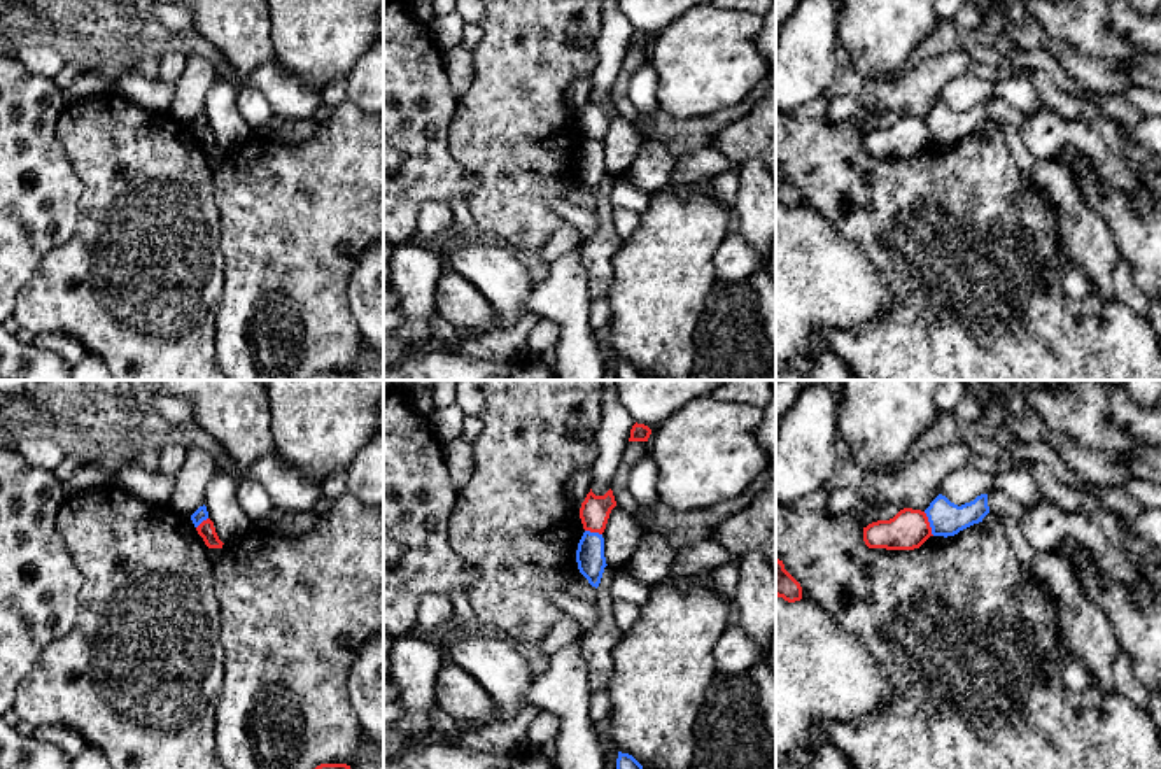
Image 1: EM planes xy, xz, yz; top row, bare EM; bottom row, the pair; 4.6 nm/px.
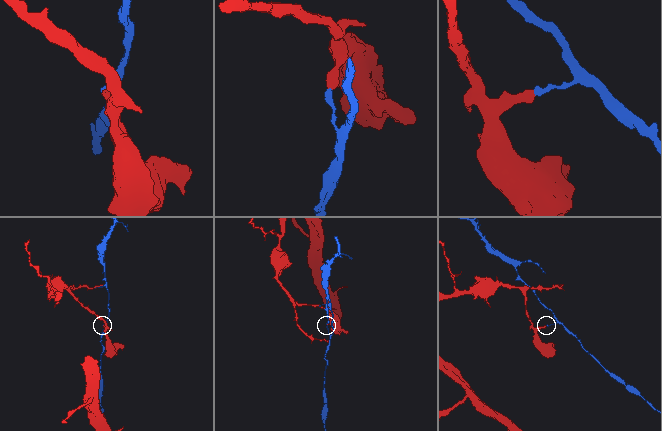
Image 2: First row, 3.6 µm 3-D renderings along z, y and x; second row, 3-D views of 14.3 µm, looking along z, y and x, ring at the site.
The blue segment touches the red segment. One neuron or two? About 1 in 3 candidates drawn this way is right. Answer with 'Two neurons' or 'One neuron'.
Two neurons

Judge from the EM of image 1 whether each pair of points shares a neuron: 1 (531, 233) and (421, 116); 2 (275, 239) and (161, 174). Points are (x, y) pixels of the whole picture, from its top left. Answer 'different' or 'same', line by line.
1: different
2: different

